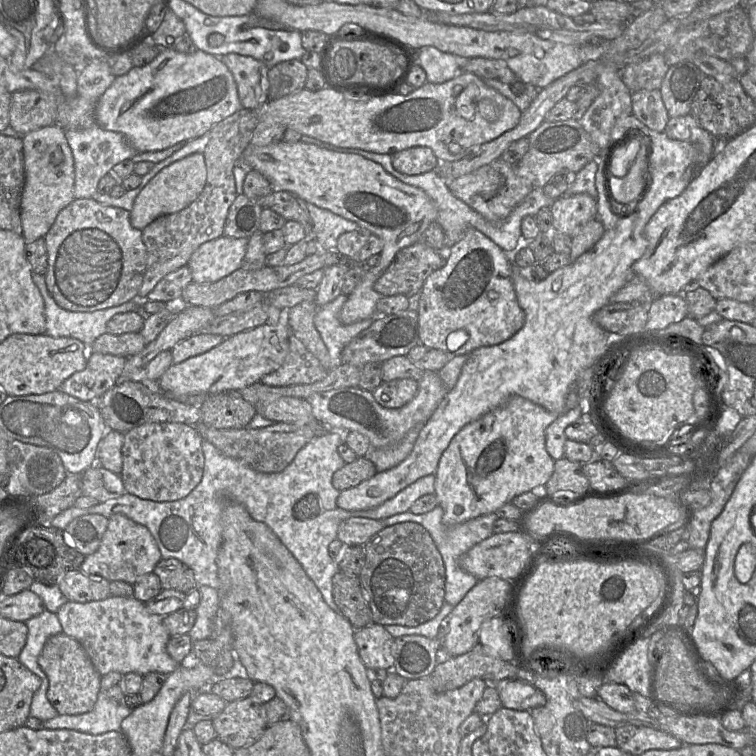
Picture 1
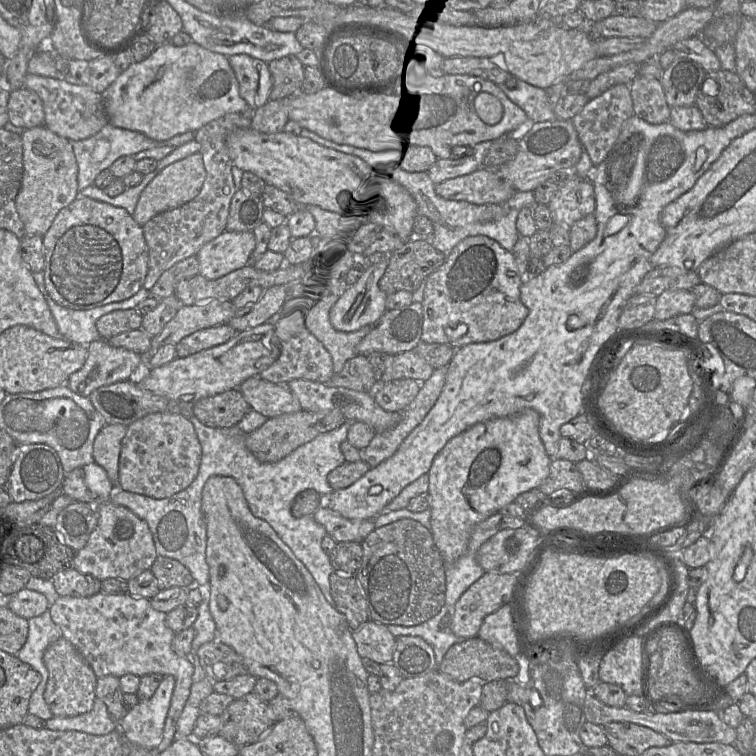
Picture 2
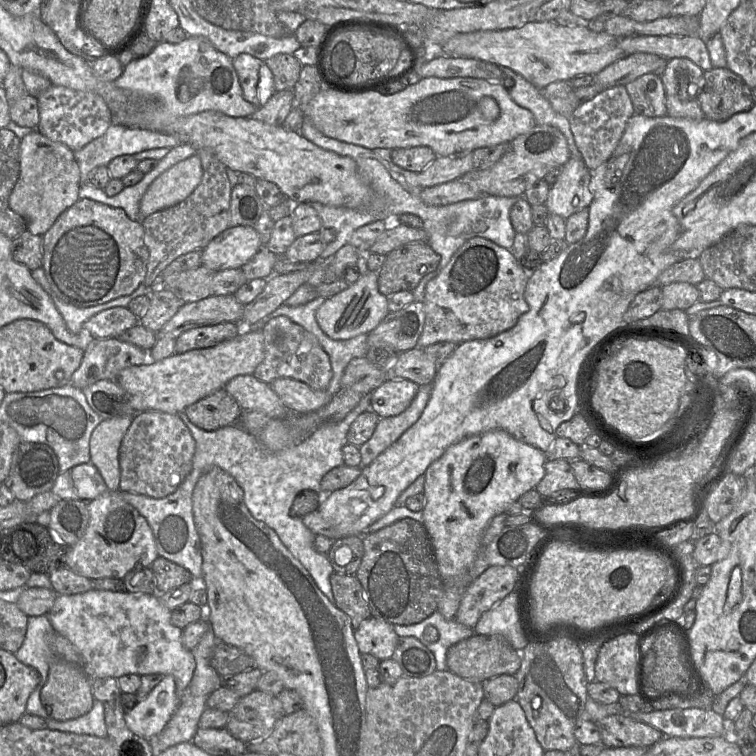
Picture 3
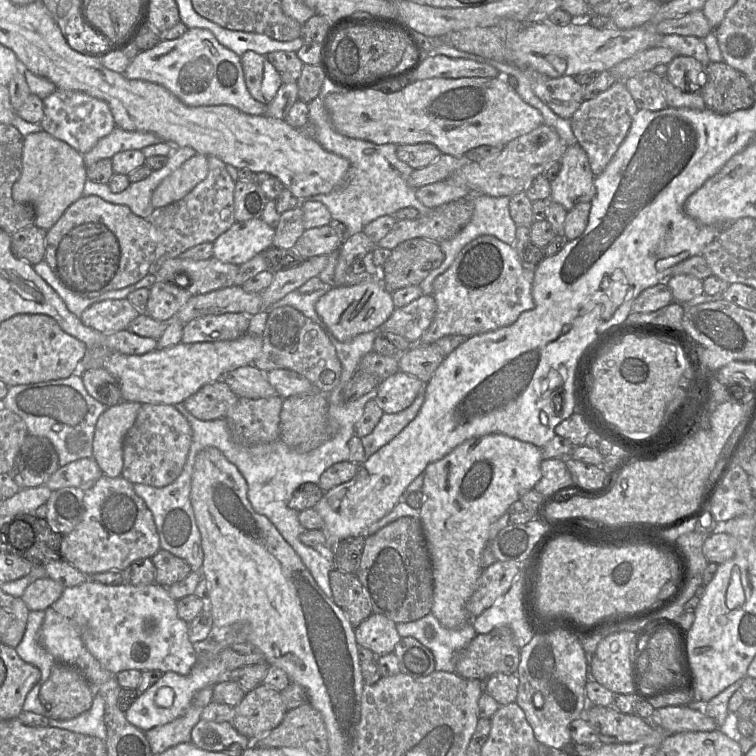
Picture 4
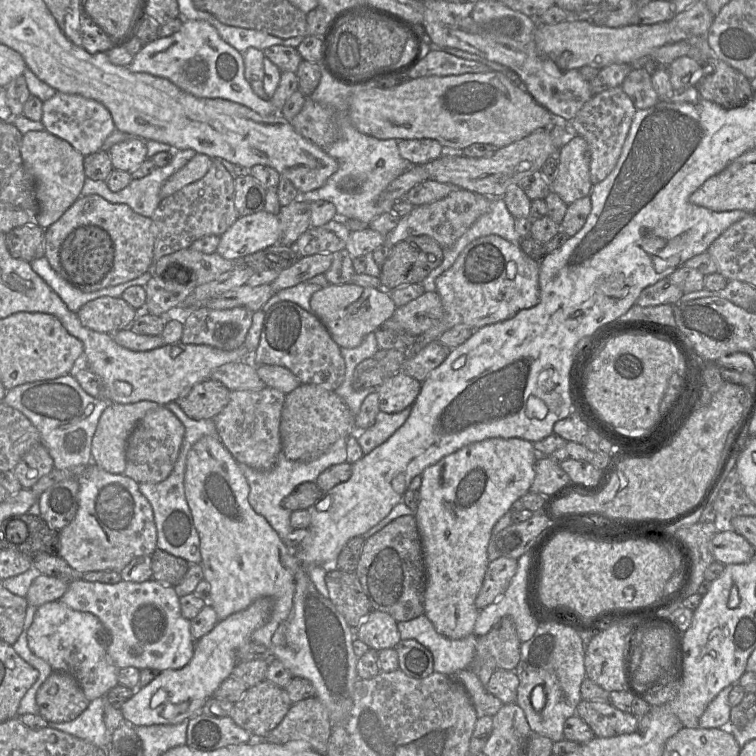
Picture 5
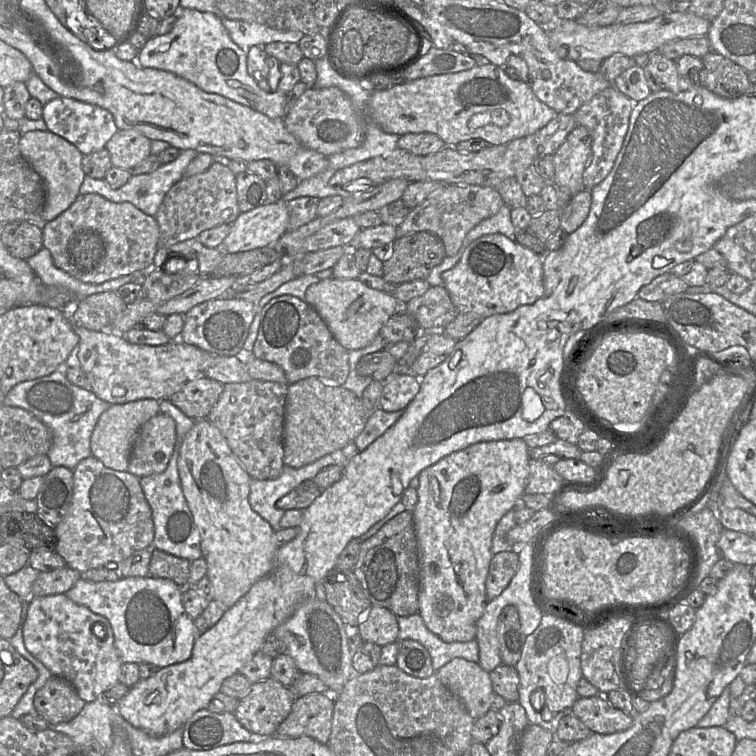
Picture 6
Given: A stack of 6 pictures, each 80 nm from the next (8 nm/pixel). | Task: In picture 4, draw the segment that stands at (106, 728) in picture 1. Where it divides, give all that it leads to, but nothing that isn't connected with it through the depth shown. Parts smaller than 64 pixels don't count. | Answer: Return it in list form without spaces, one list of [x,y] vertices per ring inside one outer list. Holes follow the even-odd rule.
[[[94,695],[90,709],[78,717],[71,720],[49,719],[48,724],[48,727],[60,728],[105,740],[104,700],[100,695]]]

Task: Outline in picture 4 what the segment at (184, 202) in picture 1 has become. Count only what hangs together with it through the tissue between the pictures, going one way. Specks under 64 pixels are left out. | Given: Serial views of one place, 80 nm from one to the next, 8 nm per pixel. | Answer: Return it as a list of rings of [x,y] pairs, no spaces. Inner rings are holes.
[[[195,154],[160,182],[151,197],[153,208],[160,208],[184,198],[207,174],[207,157]]]

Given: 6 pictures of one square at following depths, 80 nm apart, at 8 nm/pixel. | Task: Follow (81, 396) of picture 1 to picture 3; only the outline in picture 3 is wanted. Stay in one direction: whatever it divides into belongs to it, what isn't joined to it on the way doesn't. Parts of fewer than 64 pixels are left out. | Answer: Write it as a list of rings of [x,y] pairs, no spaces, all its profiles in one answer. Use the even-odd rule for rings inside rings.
[[[90,336],[82,362],[72,374],[70,383],[84,390],[100,380],[115,380],[119,372],[149,360],[149,351],[122,341],[118,337],[95,338]]]

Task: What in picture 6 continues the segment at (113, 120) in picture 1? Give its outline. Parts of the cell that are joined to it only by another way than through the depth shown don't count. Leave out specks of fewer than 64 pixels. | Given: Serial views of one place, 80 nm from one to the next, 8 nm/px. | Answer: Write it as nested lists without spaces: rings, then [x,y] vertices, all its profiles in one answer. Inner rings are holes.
[[[181,8],[173,29],[147,40],[139,50],[136,62],[143,68],[171,72],[207,93],[221,95],[238,104],[264,114],[270,119],[283,119],[286,95],[279,91],[265,92],[247,72],[247,54],[230,38],[221,20],[211,12]]]

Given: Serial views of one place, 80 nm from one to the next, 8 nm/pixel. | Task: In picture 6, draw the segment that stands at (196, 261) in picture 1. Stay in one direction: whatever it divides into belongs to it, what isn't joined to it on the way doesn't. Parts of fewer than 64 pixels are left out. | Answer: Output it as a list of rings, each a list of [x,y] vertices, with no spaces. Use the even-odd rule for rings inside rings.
[[[282,200],[240,213],[221,249],[225,253],[237,253],[273,246],[287,231],[288,221],[287,202]]]

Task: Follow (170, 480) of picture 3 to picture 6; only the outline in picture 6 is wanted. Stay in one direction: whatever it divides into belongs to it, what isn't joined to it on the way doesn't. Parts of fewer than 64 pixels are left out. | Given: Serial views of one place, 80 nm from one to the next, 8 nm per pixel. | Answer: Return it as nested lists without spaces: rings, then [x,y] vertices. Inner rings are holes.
[[[160,412],[140,428],[130,452],[127,471],[138,478],[164,472],[175,444],[175,421]]]

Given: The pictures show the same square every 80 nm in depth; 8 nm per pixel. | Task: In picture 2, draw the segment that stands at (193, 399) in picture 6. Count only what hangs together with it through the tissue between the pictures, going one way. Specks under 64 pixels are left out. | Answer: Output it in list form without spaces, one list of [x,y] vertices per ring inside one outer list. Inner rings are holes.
[[[230,389],[214,396],[202,398],[190,407],[190,415],[211,428],[237,426],[251,410],[238,389]]]

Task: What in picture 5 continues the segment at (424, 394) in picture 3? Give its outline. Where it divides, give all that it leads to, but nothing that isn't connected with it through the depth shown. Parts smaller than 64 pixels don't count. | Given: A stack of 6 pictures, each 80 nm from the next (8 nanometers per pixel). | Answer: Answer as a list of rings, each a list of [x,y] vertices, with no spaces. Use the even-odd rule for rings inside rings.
[[[407,407],[398,413],[385,413],[380,411],[377,414],[375,423],[364,431],[357,431],[356,436],[364,455],[369,454],[376,447],[388,440],[407,420],[412,407]]]

